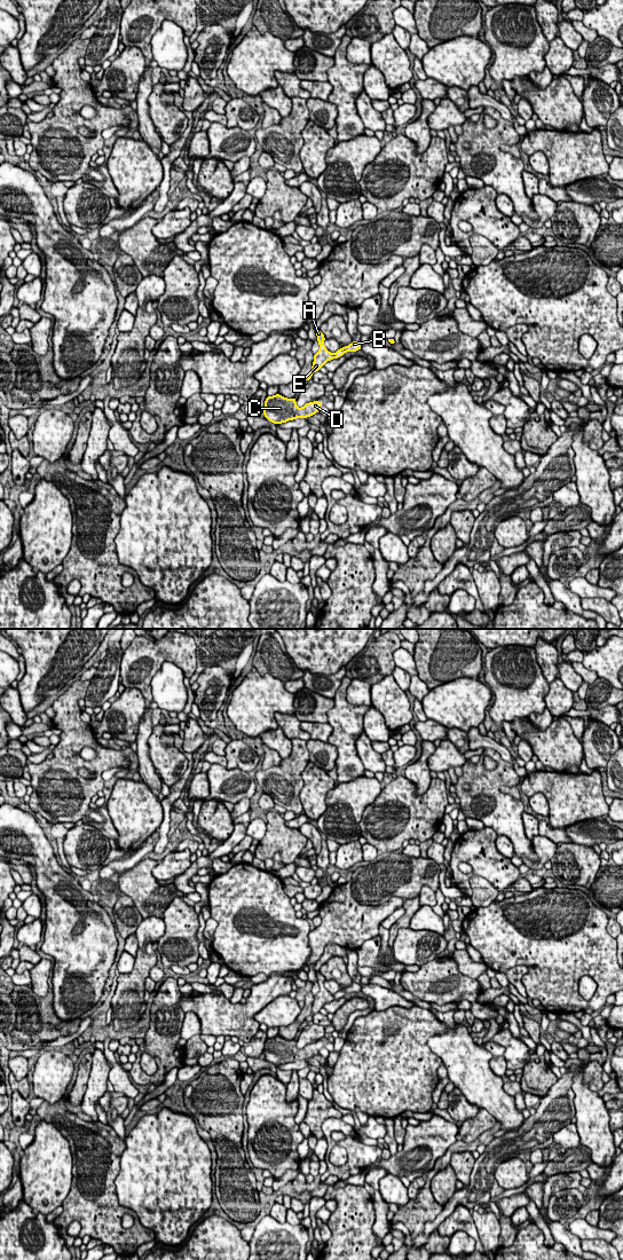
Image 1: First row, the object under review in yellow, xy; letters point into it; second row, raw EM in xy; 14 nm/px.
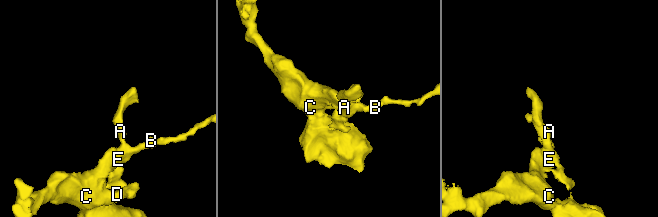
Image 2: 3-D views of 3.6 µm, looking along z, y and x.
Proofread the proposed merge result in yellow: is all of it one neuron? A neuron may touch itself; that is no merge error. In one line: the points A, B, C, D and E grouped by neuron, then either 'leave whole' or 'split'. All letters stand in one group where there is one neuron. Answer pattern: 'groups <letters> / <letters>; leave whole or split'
groups A C D E / B; split

